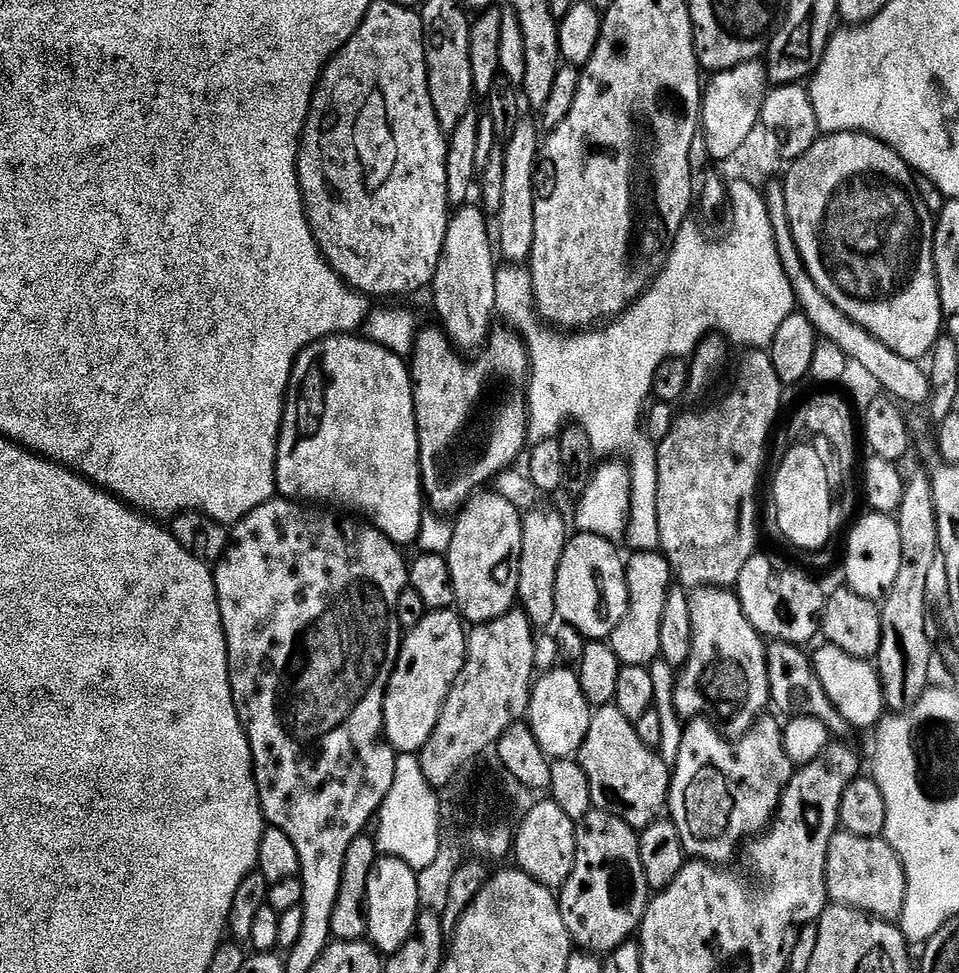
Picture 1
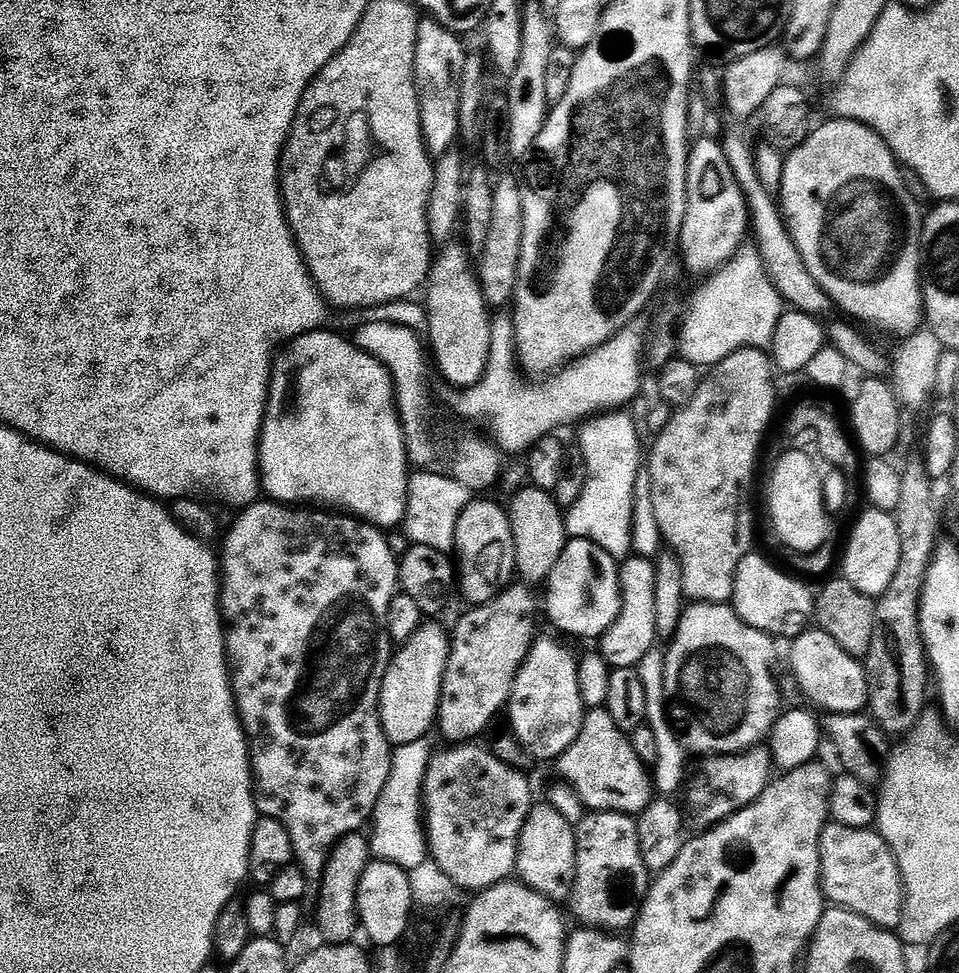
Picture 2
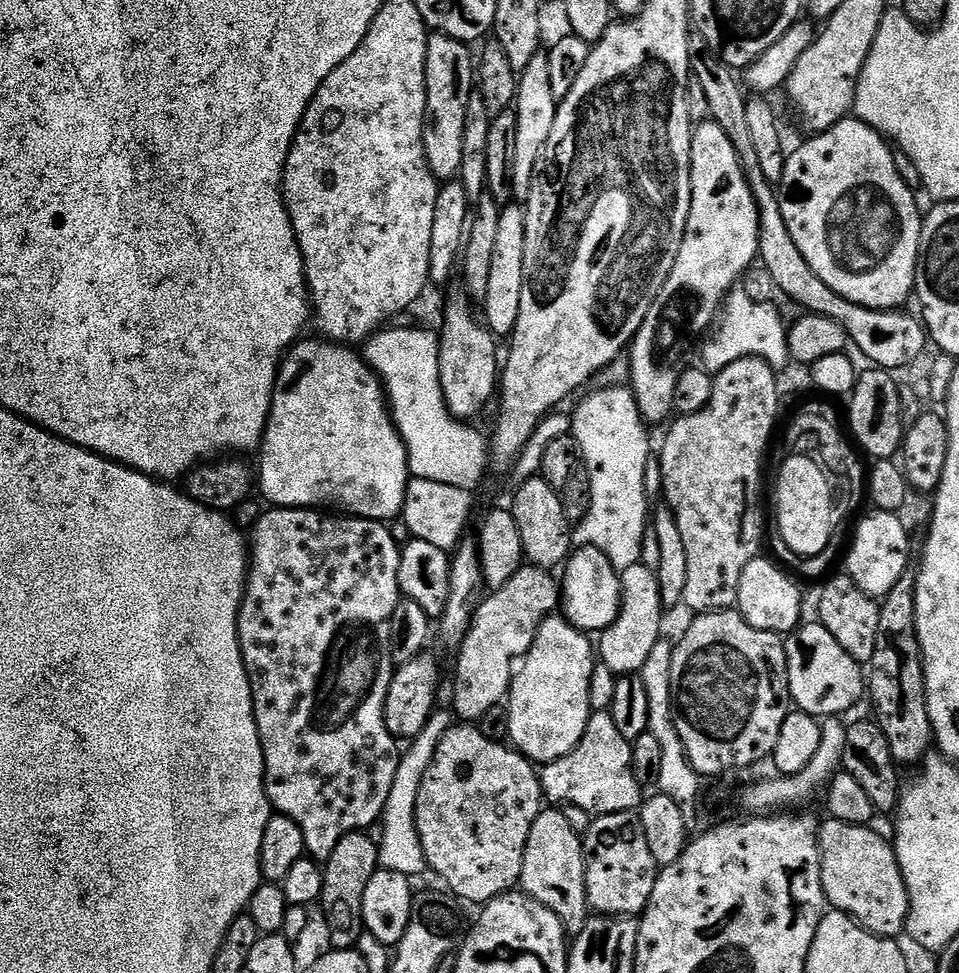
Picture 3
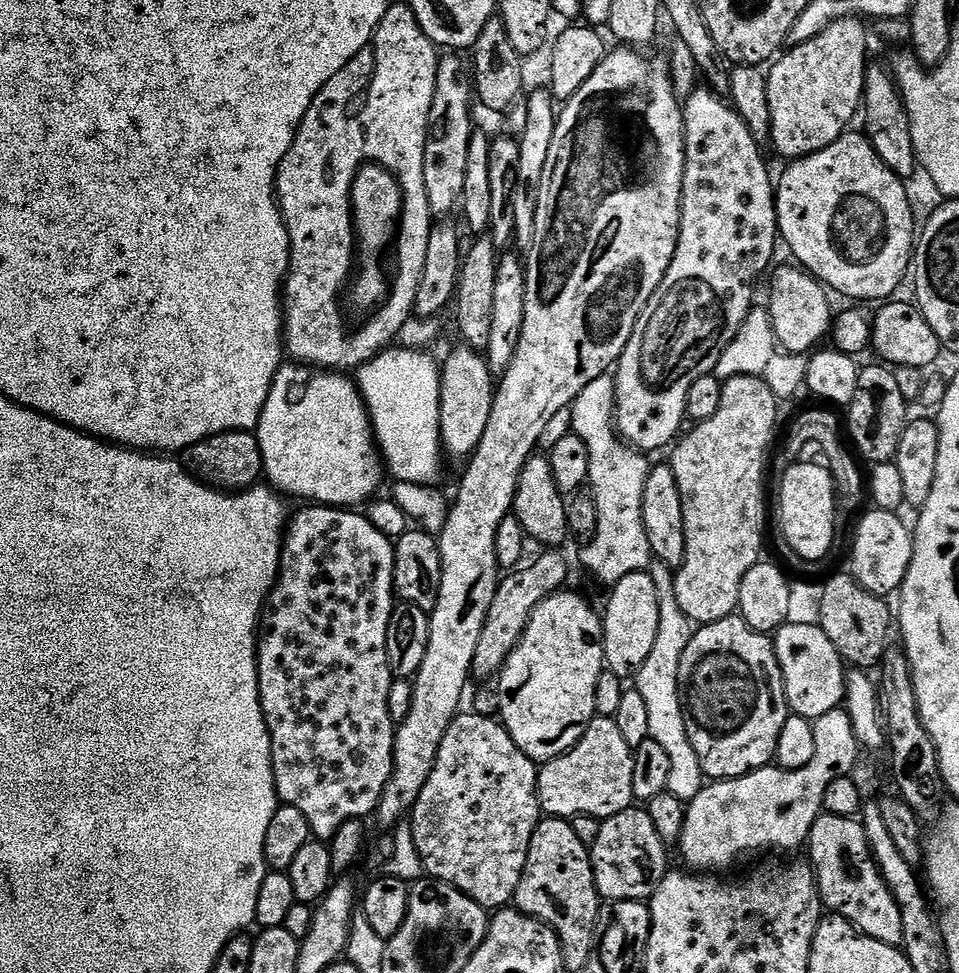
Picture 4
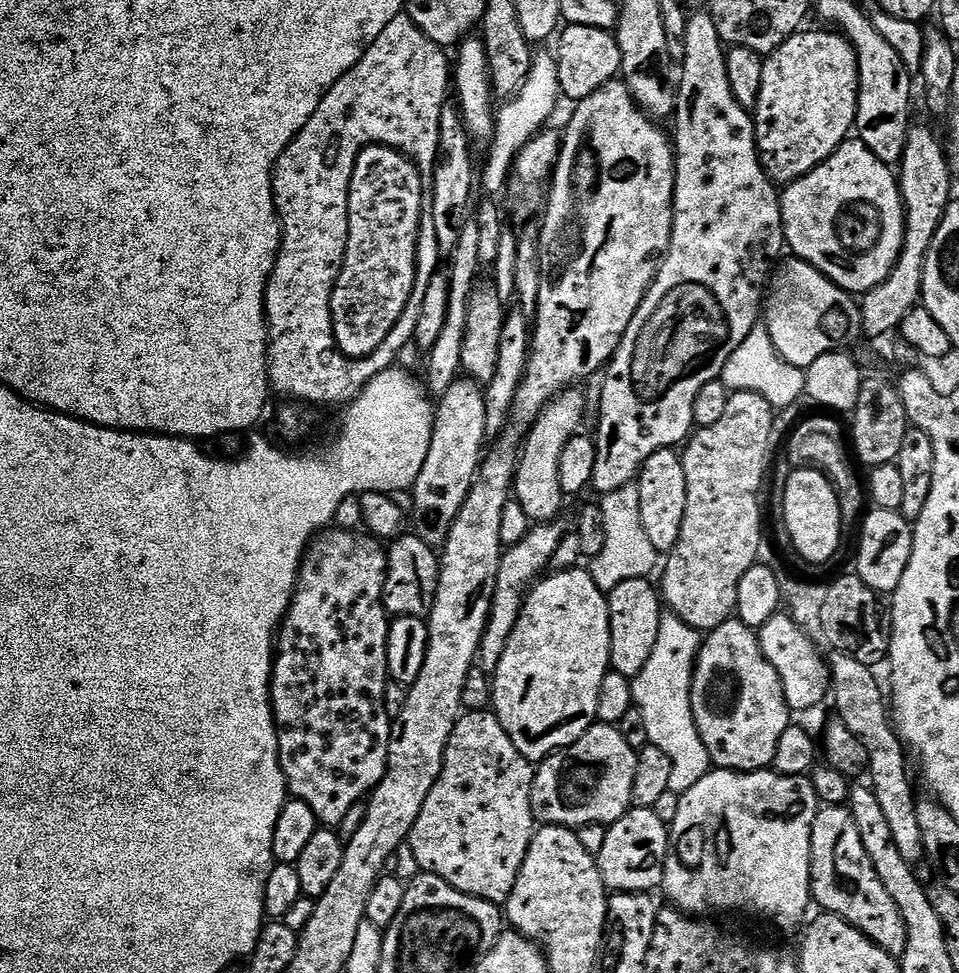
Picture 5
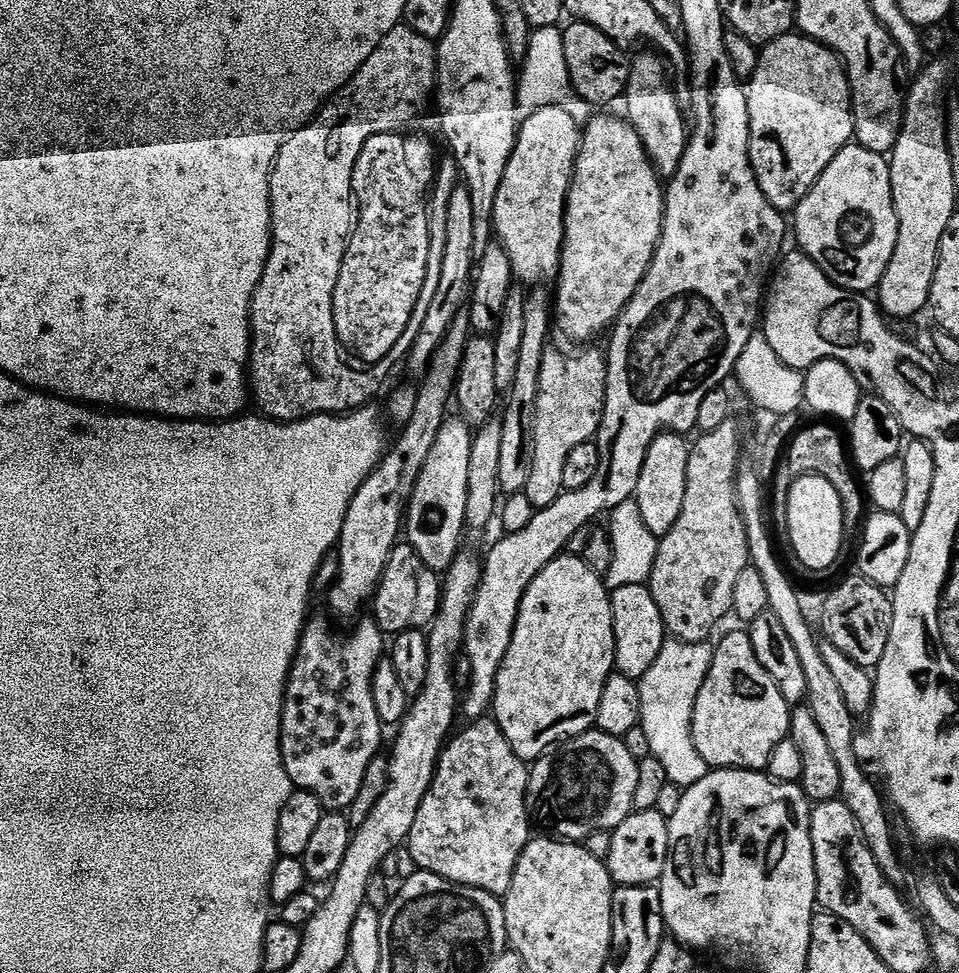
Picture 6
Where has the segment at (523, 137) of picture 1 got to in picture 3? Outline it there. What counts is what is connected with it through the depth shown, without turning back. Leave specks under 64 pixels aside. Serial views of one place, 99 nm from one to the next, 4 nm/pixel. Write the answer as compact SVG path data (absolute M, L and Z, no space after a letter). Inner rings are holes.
M516 204L505 205L500 212L497 241L494 244L490 265L489 285L482 308L486 314L485 325L498 338L509 337L517 326L521 312L522 282L525 278L525 218L523 209Z

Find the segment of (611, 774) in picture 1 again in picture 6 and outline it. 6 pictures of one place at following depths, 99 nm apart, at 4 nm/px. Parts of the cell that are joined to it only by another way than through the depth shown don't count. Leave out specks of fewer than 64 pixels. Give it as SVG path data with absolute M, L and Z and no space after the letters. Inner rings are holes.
M593 730L591 732L584 732L580 736L574 736L571 740L565 740L559 746L553 747L551 750L544 753L539 760L535 761L531 765L528 773L528 810L533 821L536 820L545 828L545 833L551 834L556 838L563 838L568 842L584 842L587 841L590 834L595 832L611 832L612 829L632 815L634 809L632 803L634 802L634 790L638 790L638 770L640 765L634 758L633 754L630 754L629 750L624 745L623 739L618 736L611 736L605 732L599 730Z

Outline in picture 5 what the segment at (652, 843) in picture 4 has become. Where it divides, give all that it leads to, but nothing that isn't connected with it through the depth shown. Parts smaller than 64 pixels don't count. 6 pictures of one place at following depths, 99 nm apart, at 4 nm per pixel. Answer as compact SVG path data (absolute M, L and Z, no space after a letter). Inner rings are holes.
M631 807L628 813L612 823L606 834L606 843L596 856L596 865L604 879L605 888L613 893L655 893L655 888L665 883L664 863L668 857L670 828L658 818L655 808Z

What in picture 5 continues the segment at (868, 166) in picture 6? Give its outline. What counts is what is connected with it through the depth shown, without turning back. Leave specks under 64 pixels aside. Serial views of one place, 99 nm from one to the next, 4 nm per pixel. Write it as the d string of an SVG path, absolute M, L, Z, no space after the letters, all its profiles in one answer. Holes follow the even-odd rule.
M858 138L845 140L834 154L830 154L830 158L826 158L817 168L787 185L780 192L780 213L784 223L784 238L790 252L792 248L791 255L805 260L808 264L813 264L823 276L828 280L833 280L845 292L863 294L869 292L871 288L877 288L892 273L892 268L898 262L904 245L904 200L900 197L900 182L897 173L889 165L881 162Z

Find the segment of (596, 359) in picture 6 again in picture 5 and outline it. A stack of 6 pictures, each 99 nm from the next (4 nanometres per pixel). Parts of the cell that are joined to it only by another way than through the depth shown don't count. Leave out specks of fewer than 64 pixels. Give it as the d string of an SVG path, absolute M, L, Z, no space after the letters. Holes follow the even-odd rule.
M565 390L540 411L540 416L532 423L527 437L522 445L520 462L516 465L516 479L514 481L514 500L526 510L529 521L536 524L546 524L557 519L556 515L564 508L566 497L562 486L558 486L558 458L562 458L562 450L566 450L566 442L581 431L580 423L584 420L584 408L586 409L586 396L580 390Z

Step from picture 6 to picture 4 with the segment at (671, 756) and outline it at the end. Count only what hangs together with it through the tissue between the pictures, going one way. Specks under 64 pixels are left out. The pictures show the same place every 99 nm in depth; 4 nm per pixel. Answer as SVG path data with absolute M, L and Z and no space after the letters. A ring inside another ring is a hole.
M653 559L646 570L650 578L654 578L654 590L658 590L658 638L654 638L654 650L650 650L650 658L642 662L640 671L634 677L634 689L646 702L649 737L657 740L670 757L668 791L673 792L679 800L687 802L706 786L698 754L694 754L694 746L690 746L690 738L686 734L678 690L678 670L682 666L682 654L690 642L694 625L686 618L686 614L682 614L682 606L678 606L674 570L658 559Z

